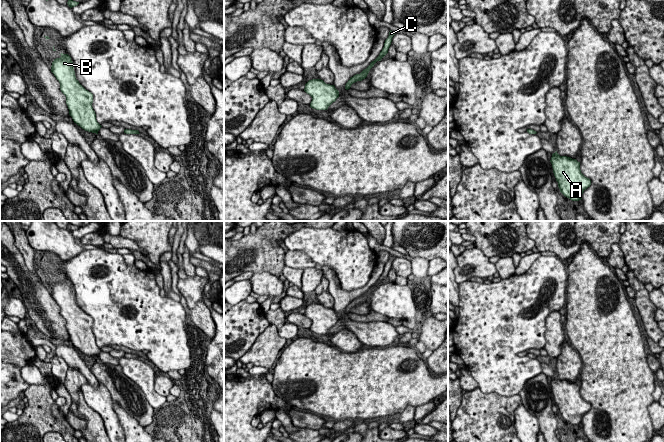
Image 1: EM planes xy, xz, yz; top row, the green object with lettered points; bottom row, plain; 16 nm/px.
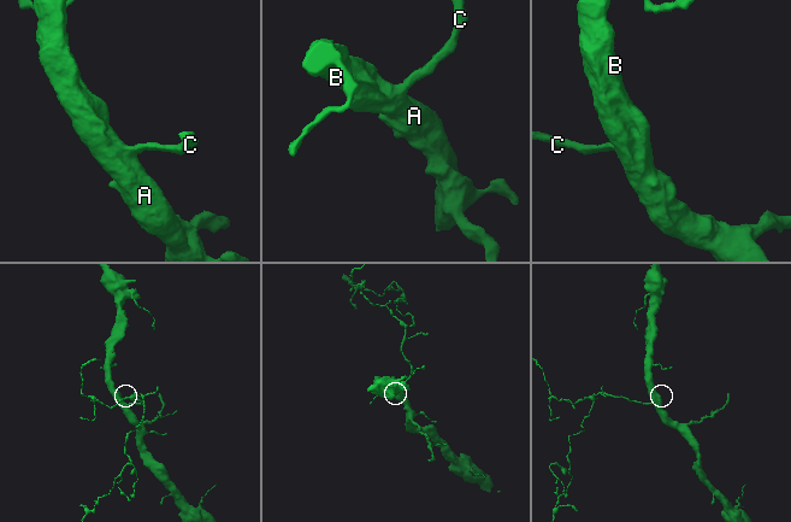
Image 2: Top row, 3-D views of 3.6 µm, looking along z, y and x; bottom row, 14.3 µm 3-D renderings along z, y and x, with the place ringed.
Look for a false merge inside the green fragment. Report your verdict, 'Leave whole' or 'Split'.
Leave whole

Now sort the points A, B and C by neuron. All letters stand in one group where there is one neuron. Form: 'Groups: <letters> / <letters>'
Groups: A B C

